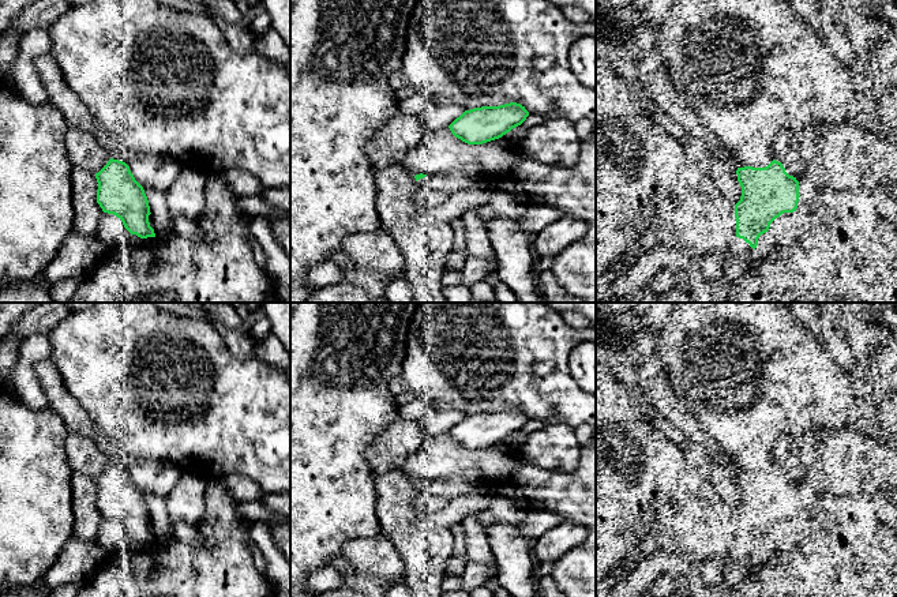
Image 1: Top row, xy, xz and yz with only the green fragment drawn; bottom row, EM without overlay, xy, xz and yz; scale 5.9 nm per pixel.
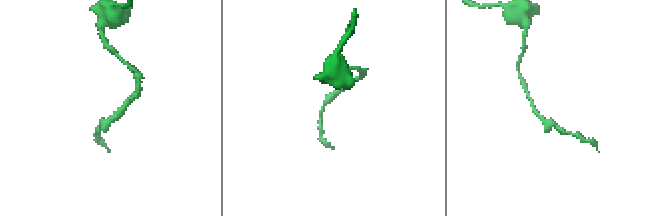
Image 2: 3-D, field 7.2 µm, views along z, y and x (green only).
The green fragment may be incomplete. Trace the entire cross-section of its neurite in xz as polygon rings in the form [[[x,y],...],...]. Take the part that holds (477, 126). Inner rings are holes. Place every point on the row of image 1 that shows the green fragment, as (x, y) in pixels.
[[[517,102],[465,110],[450,125],[451,134],[468,144],[483,144],[502,138],[521,125],[529,112]]]

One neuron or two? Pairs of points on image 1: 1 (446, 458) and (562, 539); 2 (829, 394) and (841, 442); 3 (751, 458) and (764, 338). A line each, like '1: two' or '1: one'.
1: two
2: two
3: one

